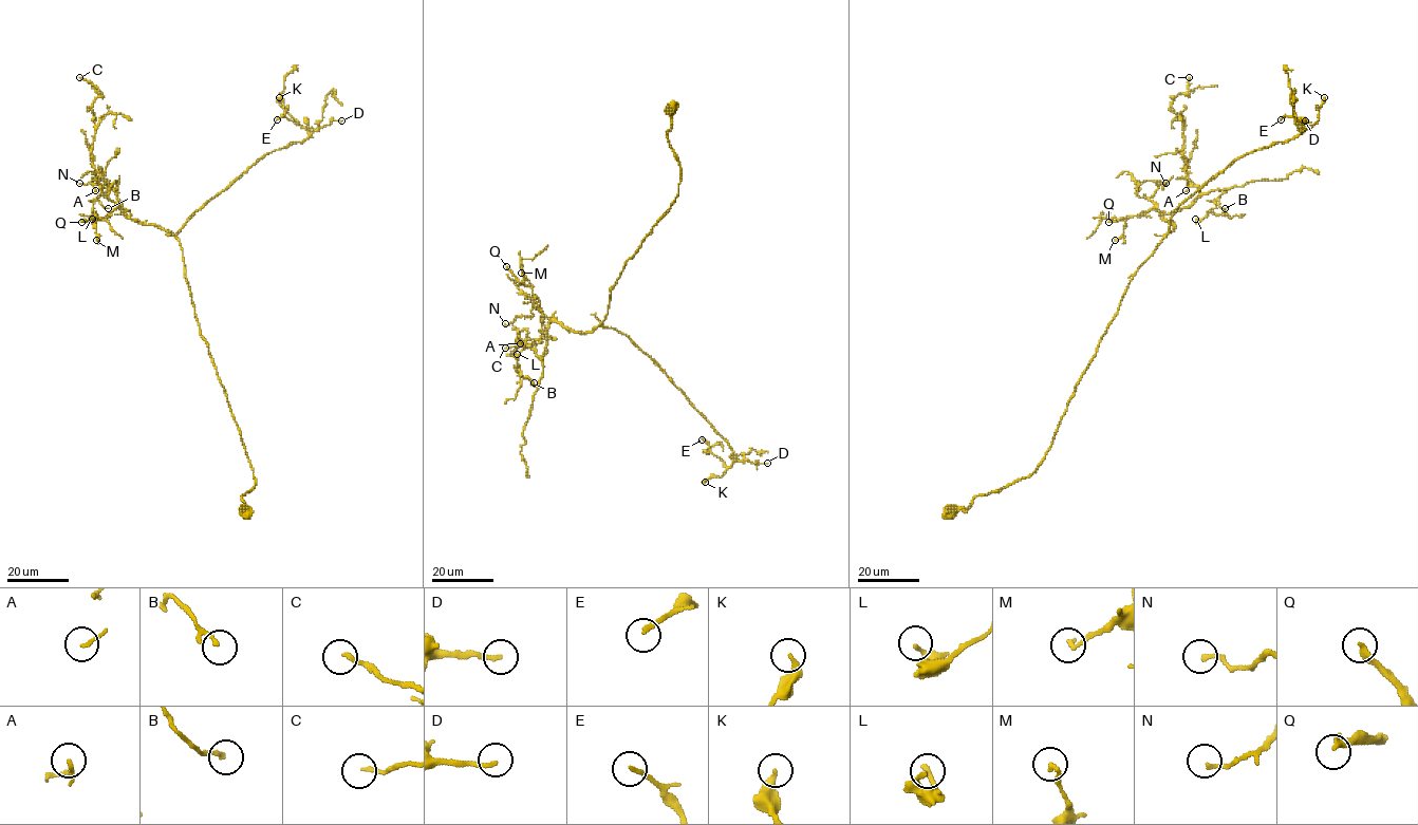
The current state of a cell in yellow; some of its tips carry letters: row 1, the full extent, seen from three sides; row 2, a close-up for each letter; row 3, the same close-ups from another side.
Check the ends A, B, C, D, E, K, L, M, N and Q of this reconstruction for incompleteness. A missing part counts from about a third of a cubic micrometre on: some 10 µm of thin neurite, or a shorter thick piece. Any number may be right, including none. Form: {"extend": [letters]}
{"extend": ["D"]}

